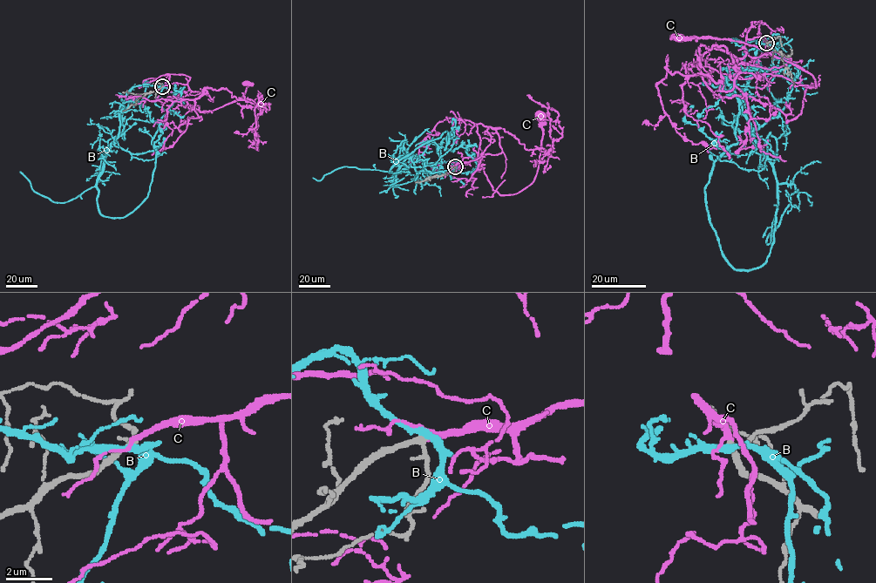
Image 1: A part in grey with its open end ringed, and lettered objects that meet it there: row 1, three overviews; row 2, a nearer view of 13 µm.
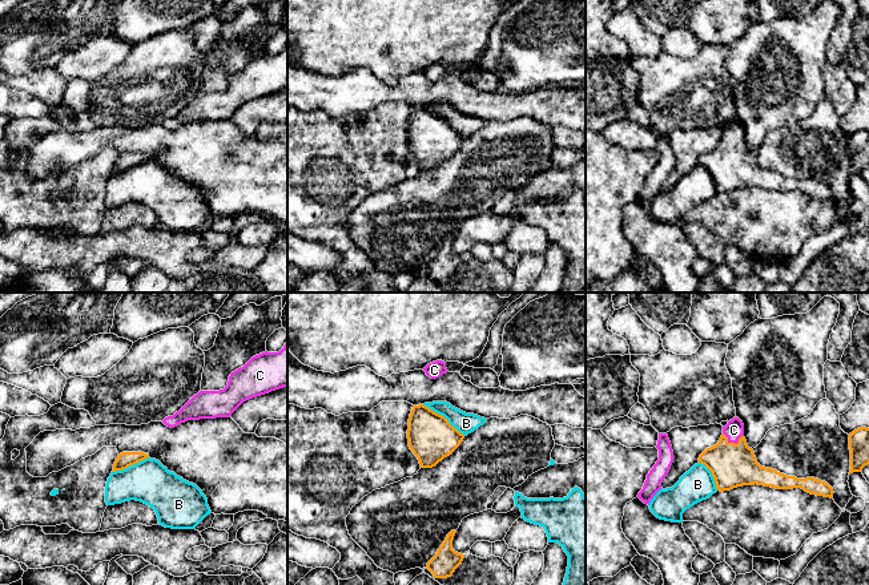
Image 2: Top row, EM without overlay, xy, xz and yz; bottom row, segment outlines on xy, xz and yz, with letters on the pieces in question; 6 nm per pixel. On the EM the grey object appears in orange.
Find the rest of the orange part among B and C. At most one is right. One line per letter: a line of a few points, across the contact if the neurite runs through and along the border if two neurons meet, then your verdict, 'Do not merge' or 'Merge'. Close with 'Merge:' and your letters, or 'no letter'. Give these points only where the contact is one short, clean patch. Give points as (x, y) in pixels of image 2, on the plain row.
B: Do not merge
C: Line: yz (732, 168), (732, 145), (733, 132). Merge
Merge: C

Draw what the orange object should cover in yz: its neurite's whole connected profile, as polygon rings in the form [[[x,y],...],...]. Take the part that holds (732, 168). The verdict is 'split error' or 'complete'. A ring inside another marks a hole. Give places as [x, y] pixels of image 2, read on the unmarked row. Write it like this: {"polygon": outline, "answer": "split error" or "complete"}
{"polygon": [[[733,120],[723,129],[719,145],[707,150],[699,160],[711,174],[720,194],[743,187],[764,187],[776,191],[801,190],[816,198],[833,201],[833,190],[818,181],[797,181],[772,170],[761,169],[744,140],[744,126]]], "answer": "split error"}

